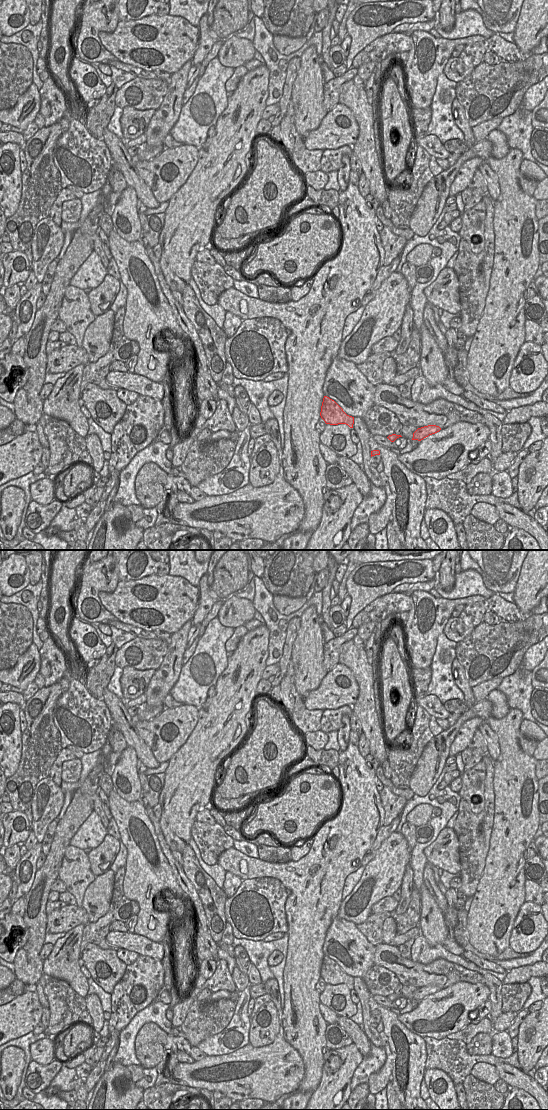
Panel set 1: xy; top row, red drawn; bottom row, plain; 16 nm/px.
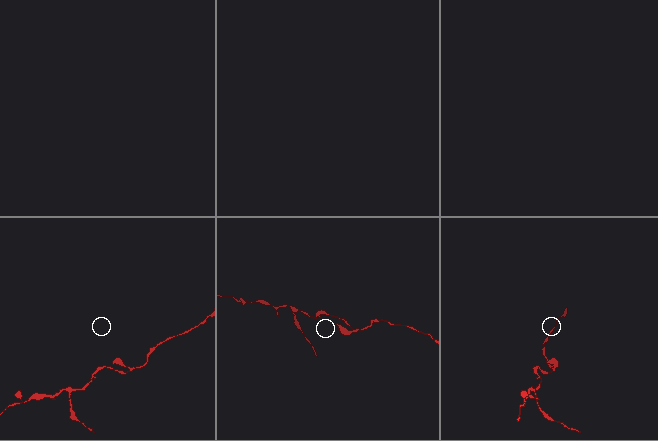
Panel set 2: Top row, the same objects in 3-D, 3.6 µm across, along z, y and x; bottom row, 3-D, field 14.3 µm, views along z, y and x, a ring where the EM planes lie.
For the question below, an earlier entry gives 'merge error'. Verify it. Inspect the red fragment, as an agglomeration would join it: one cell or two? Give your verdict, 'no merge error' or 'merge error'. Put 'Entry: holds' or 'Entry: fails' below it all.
no merge error
Entry: fails

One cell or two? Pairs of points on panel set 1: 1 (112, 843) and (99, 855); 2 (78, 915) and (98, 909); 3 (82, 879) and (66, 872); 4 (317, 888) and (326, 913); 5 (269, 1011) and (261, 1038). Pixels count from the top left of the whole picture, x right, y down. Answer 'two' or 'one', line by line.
1: one
2: two
3: one
4: one
5: one

